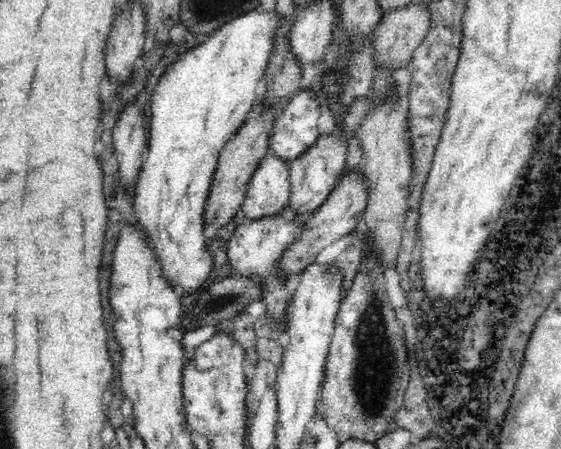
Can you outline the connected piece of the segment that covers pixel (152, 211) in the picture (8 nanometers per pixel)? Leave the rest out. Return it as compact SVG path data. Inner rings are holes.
M256 8L234 18L206 36L202 44L180 54L177 61L166 68L152 92L148 152L133 187L136 221L142 225L142 232L146 233L146 240L150 241L154 256L158 257L162 277L166 277L170 286L182 286L188 294L200 293L200 288L208 284L208 274L213 266L212 256L204 248L206 197L221 150L247 120L248 112L257 101L280 18L282 13L275 8L268 11Z

